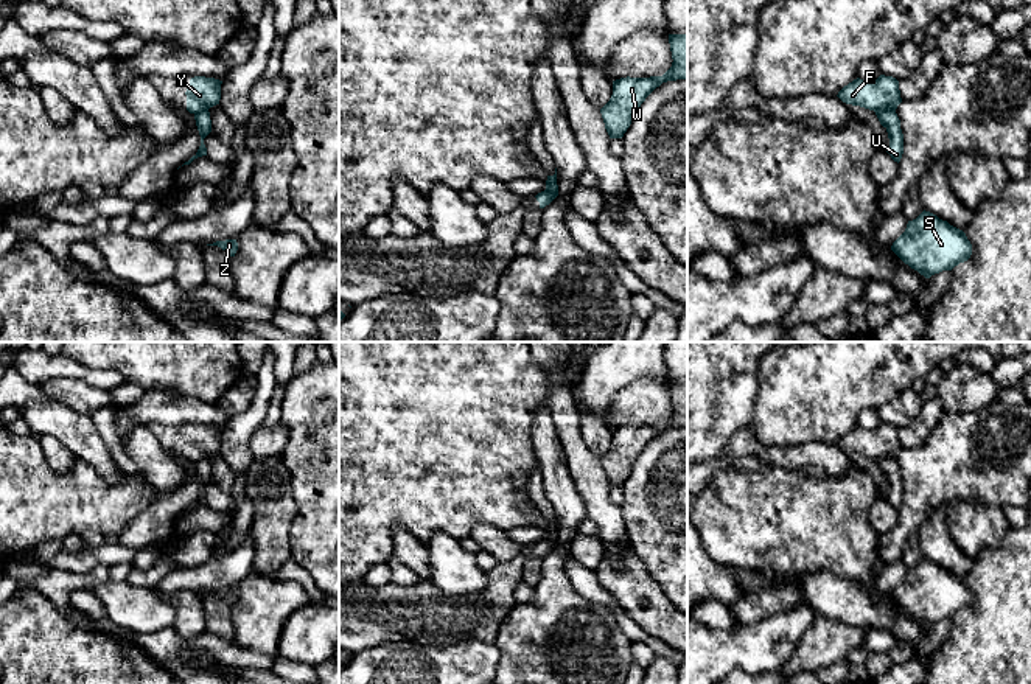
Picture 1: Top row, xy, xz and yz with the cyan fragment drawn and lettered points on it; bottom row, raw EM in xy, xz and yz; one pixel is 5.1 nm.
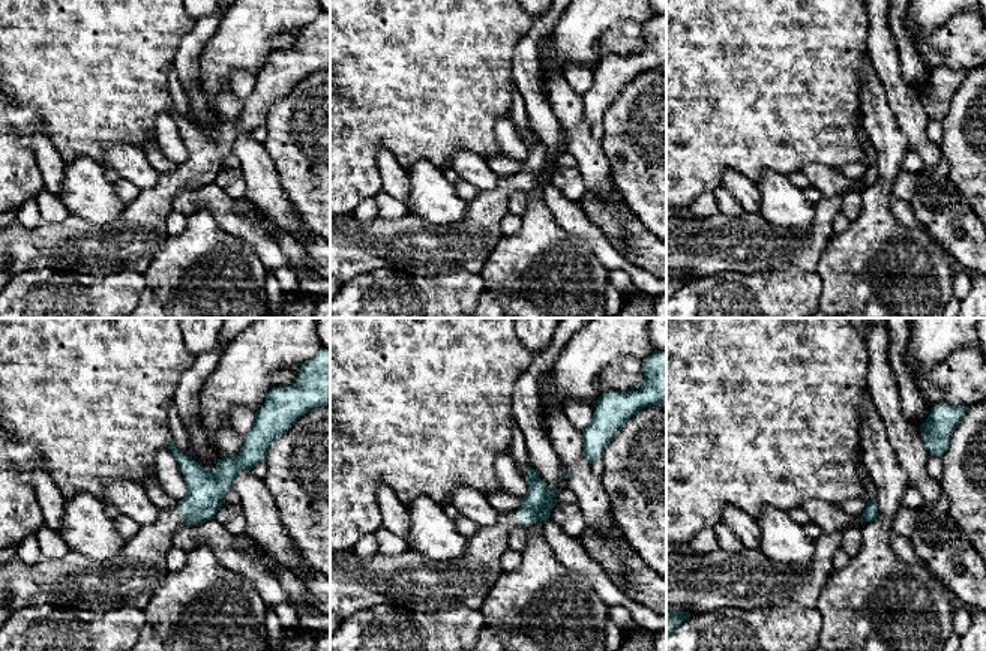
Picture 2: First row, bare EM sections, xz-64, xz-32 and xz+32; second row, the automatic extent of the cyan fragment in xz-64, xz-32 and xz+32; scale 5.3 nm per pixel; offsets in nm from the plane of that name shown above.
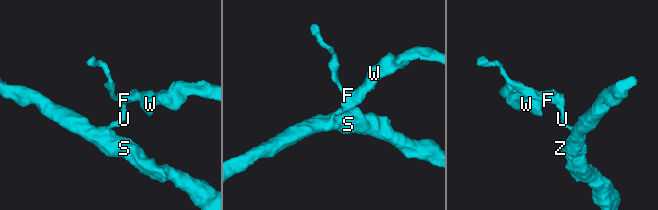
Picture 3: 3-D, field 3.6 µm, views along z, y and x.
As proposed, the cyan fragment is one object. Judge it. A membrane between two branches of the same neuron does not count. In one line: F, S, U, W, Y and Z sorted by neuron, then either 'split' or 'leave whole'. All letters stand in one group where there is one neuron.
F W Y / S U Z; split

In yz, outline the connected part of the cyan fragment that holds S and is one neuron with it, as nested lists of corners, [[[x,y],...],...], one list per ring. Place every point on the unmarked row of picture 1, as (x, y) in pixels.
[[[924,558],[916,567],[908,569],[891,598],[911,617],[930,626],[967,609],[972,592],[963,578]]]

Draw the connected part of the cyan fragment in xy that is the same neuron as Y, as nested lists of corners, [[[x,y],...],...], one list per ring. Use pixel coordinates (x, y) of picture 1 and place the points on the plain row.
[[[194,424],[190,428],[187,443],[187,459],[197,462],[202,457],[210,457],[219,452],[222,429],[205,424]]]

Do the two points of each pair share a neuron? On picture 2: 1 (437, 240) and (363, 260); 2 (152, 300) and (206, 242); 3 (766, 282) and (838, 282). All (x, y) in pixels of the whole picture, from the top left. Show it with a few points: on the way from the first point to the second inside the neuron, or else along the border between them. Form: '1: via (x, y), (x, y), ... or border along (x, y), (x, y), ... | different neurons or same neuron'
1: via (419, 245), (381, 245) | same neuron
2: via (167, 285), (195, 257) | same neuron
3: border along (815, 272), (821, 279), (820, 302) | different neurons

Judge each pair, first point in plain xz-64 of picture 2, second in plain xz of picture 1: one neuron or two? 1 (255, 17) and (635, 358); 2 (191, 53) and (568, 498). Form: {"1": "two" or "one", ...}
{"1": "one", "2": "one"}

